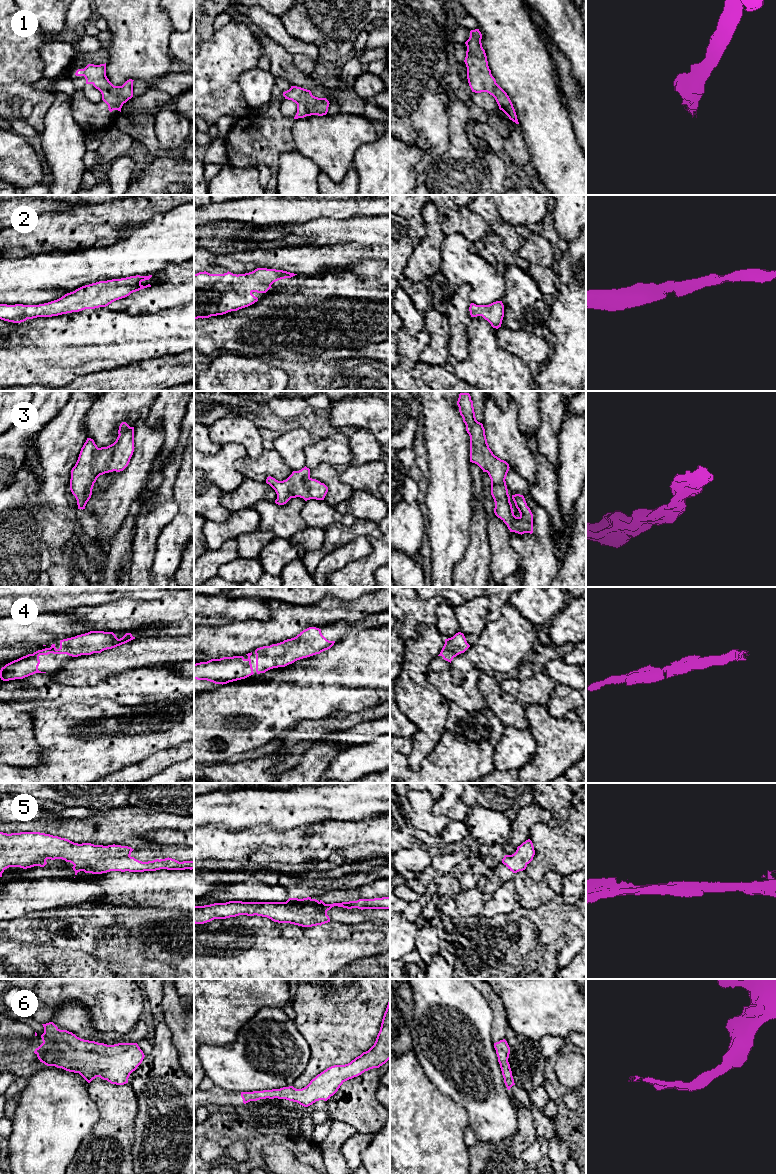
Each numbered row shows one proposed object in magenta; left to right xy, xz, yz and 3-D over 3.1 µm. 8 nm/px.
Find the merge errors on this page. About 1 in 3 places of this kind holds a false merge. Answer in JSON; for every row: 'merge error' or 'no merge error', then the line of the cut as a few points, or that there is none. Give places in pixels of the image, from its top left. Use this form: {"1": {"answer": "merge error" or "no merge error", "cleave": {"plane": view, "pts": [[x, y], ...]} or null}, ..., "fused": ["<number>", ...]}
{"1": {"answer": "no merge error", "cleave": null}, "2": {"answer": "no merge error", "cleave": null}, "3": {"answer": "no merge error", "cleave": null}, "4": {"answer": "no merge error", "cleave": null}, "5": {"answer": "no merge error", "cleave": null}, "6": {"answer": "no merge error", "cleave": null}, "fused": []}

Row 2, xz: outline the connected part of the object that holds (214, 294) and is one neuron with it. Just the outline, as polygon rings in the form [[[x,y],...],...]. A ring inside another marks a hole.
[[[257,268],[245,274],[194,274],[194,319],[223,315],[258,301],[252,293],[266,293],[271,285],[297,274],[283,270]]]

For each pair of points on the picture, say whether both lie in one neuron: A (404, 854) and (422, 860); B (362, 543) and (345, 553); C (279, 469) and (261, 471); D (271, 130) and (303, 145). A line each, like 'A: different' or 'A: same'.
A: same
B: same
C: same
D: different

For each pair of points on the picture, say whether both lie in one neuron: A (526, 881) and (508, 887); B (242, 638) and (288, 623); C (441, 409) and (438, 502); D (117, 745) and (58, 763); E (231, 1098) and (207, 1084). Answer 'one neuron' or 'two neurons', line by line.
A: two neurons
B: one neuron
C: one neuron
D: one neuron
E: two neurons

